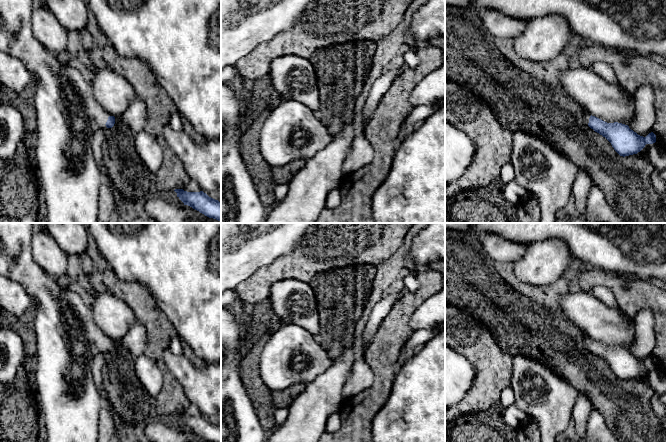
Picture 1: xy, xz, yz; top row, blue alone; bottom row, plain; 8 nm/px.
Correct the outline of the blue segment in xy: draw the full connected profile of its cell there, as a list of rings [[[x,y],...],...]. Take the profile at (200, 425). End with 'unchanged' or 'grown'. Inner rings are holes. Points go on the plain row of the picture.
[[[175,413],[174,415],[184,429],[192,431],[209,442],[221,442],[221,427],[203,415],[187,416],[183,413]]] | unchanged

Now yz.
[[[582,332],[585,346],[595,356],[605,361],[620,380],[629,380],[640,376],[646,368],[656,366],[656,359],[651,356],[646,361],[638,359],[628,349],[614,346],[607,347]]] | grown

